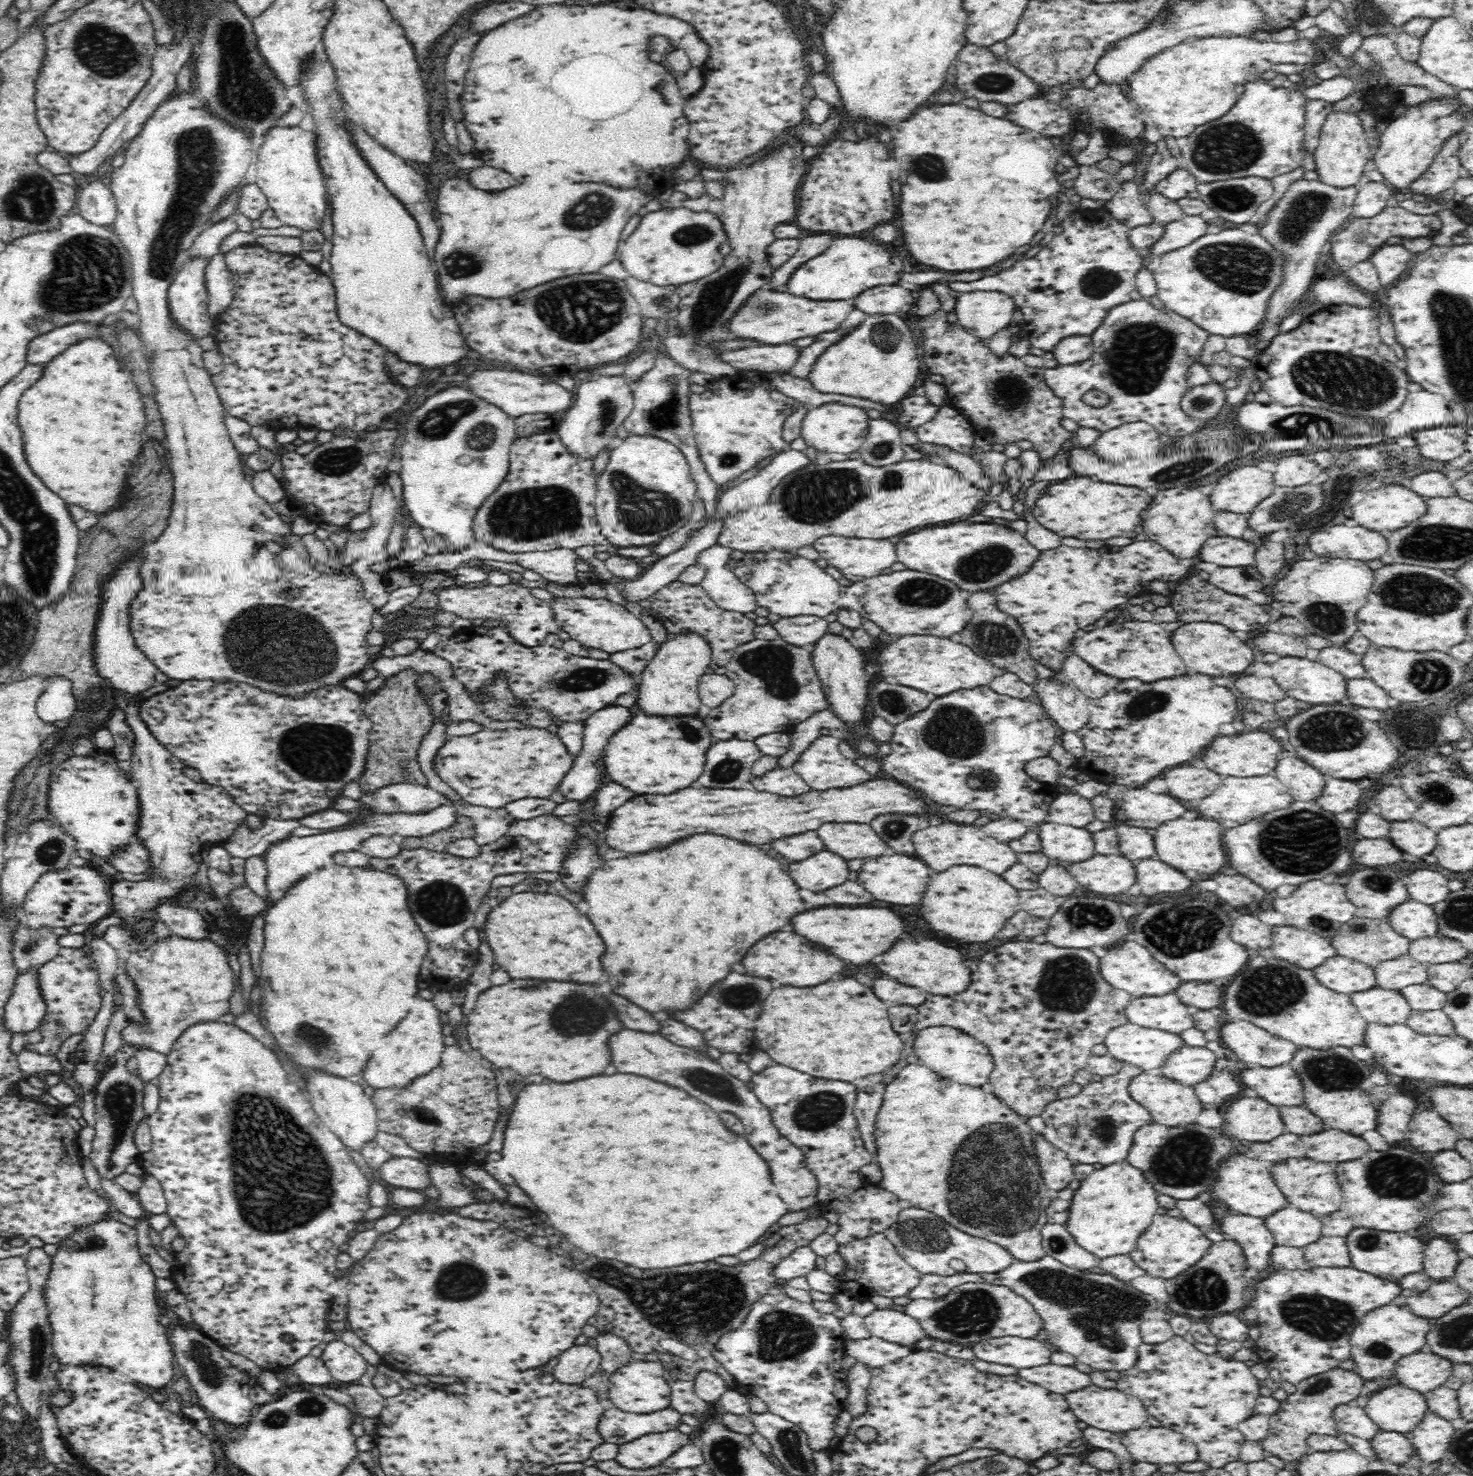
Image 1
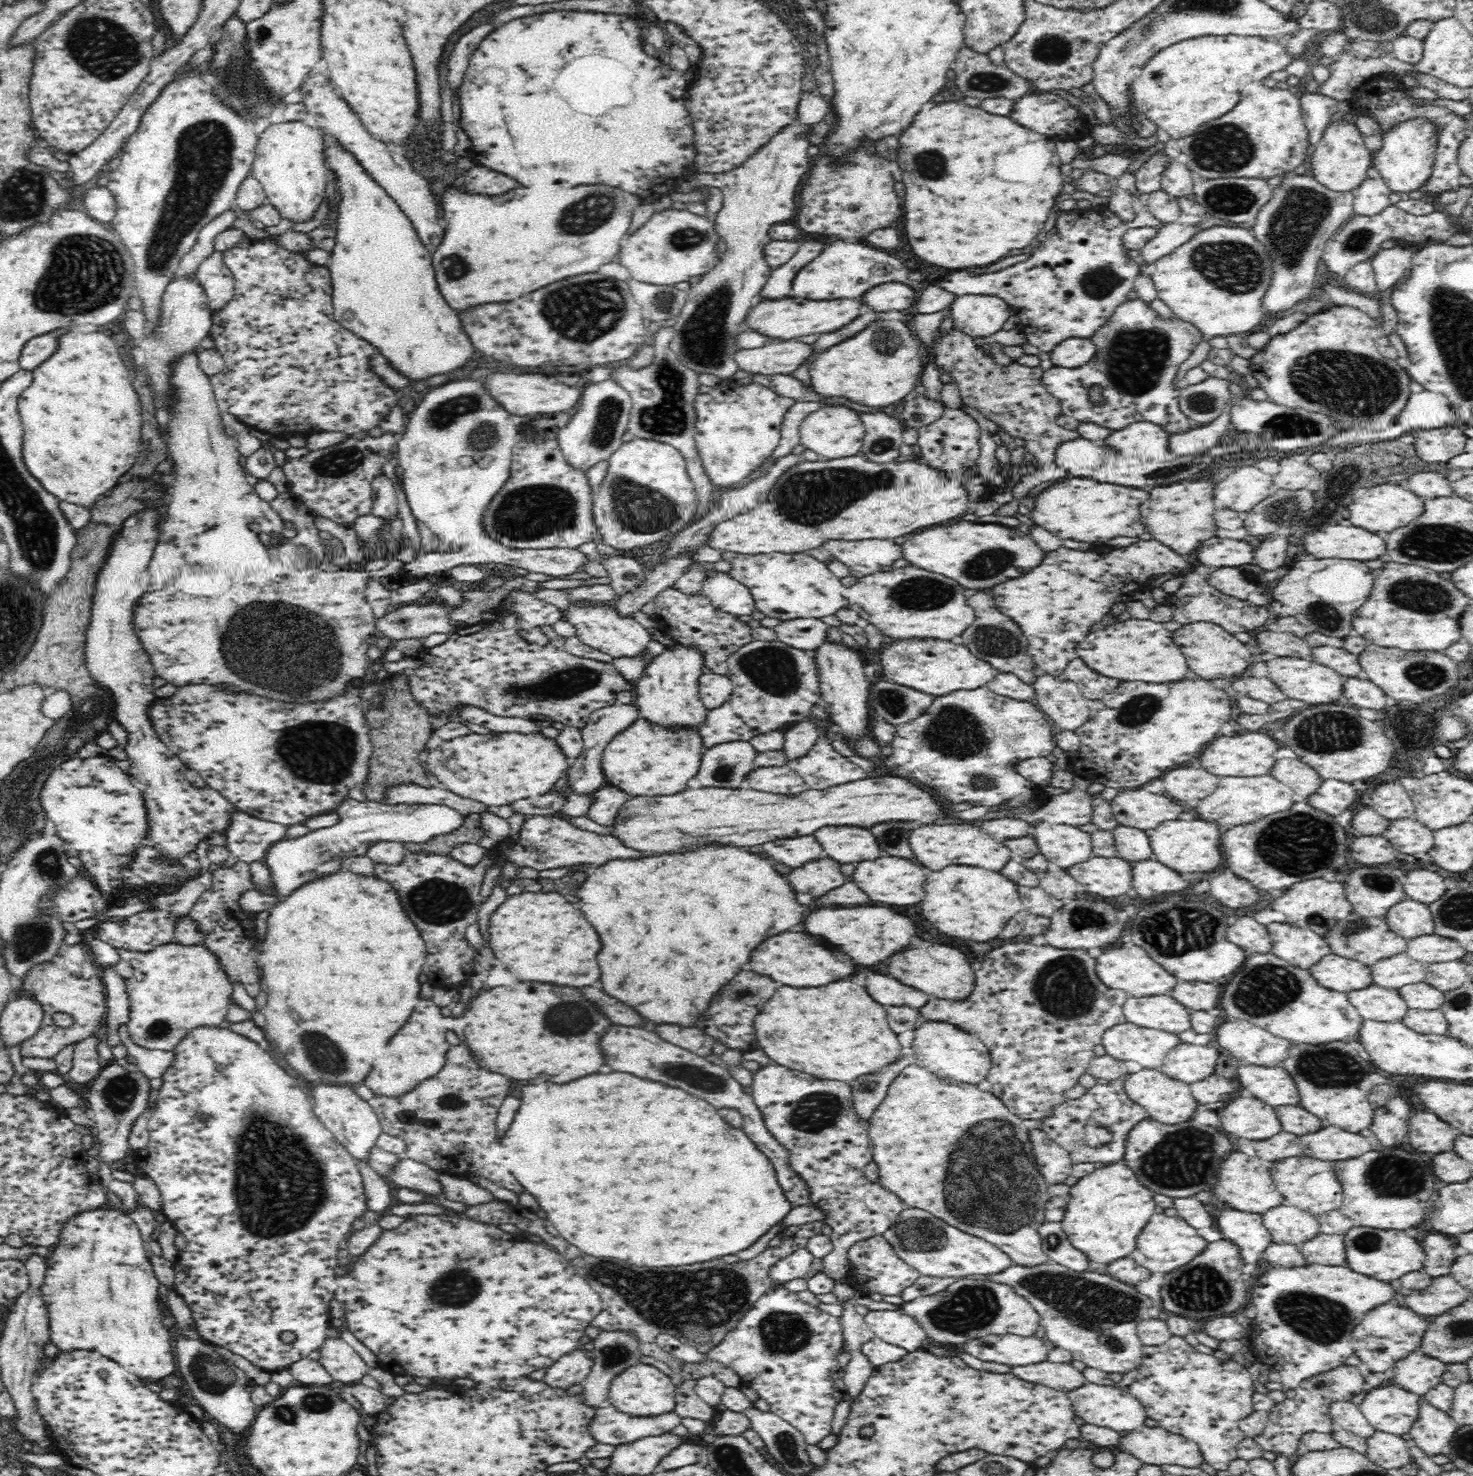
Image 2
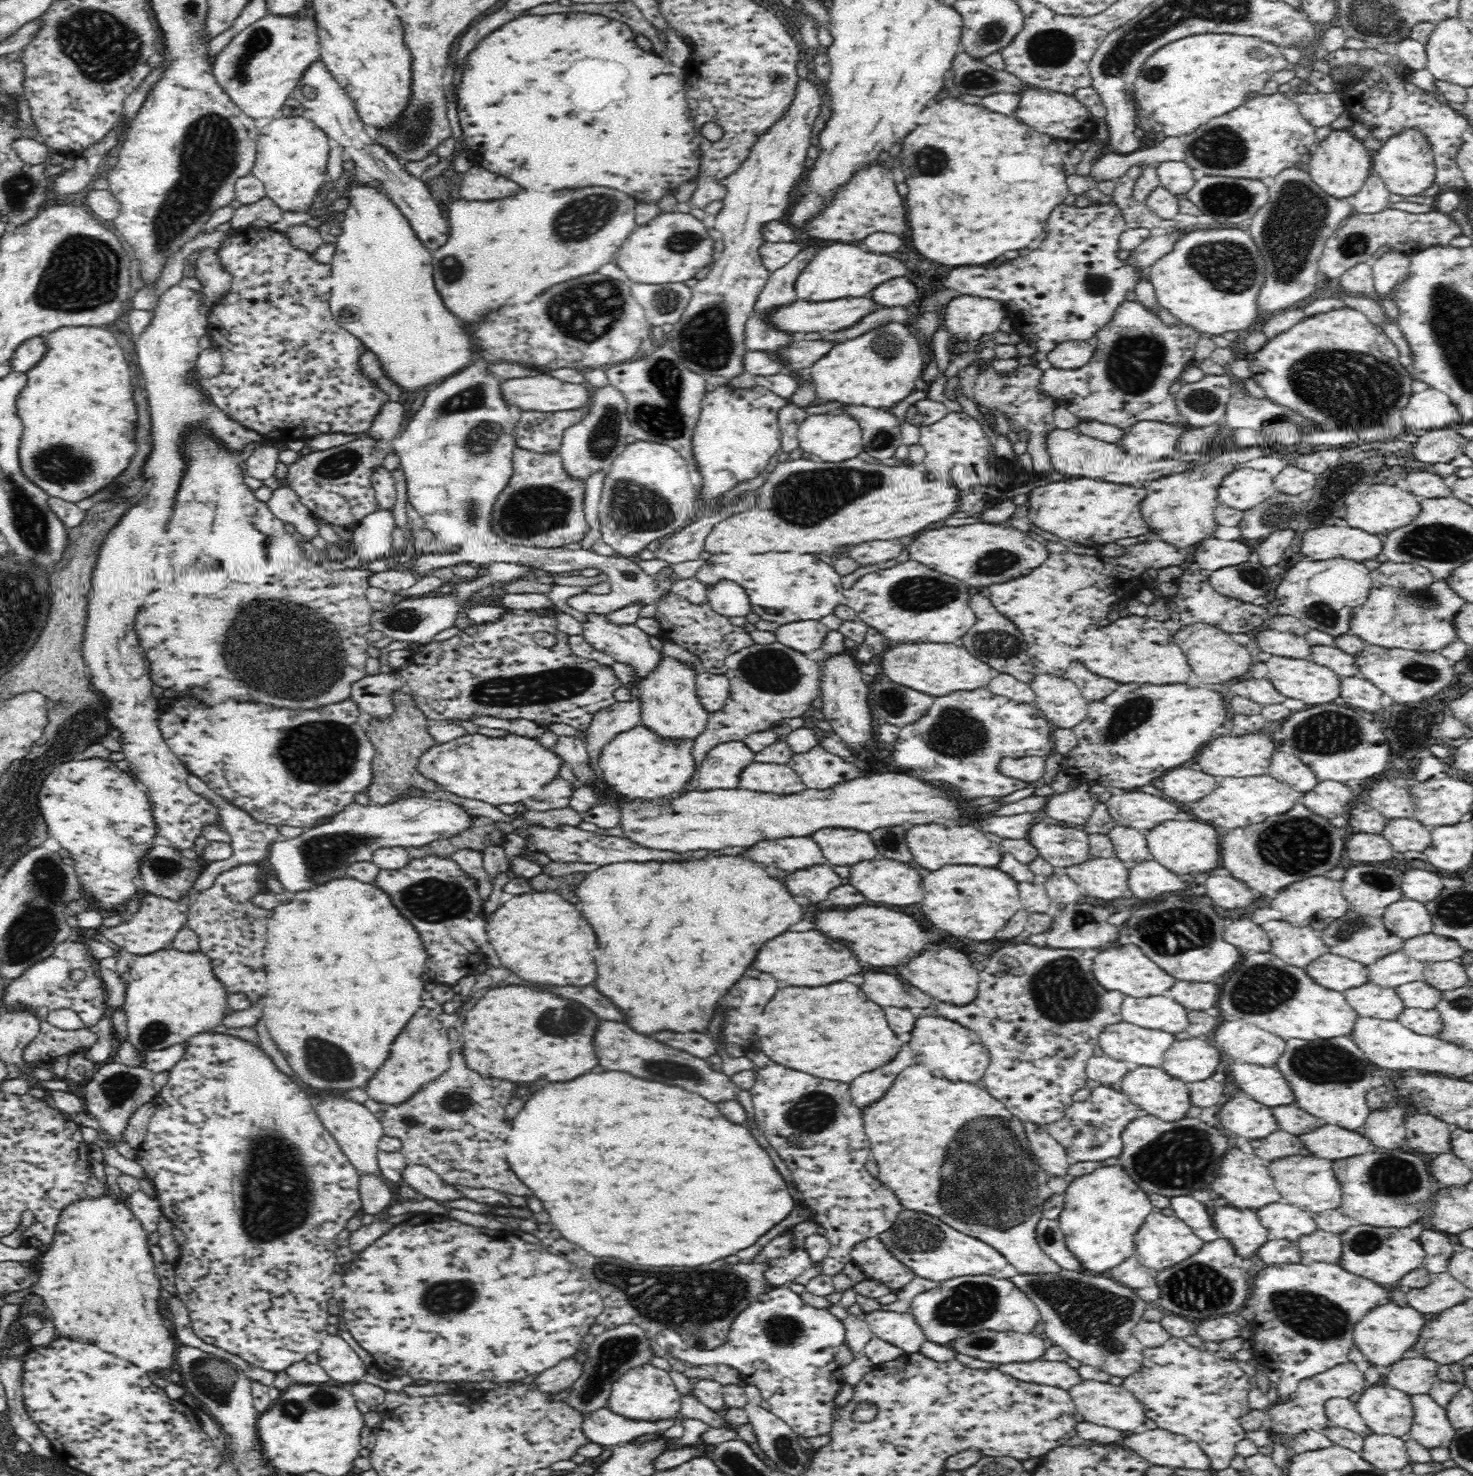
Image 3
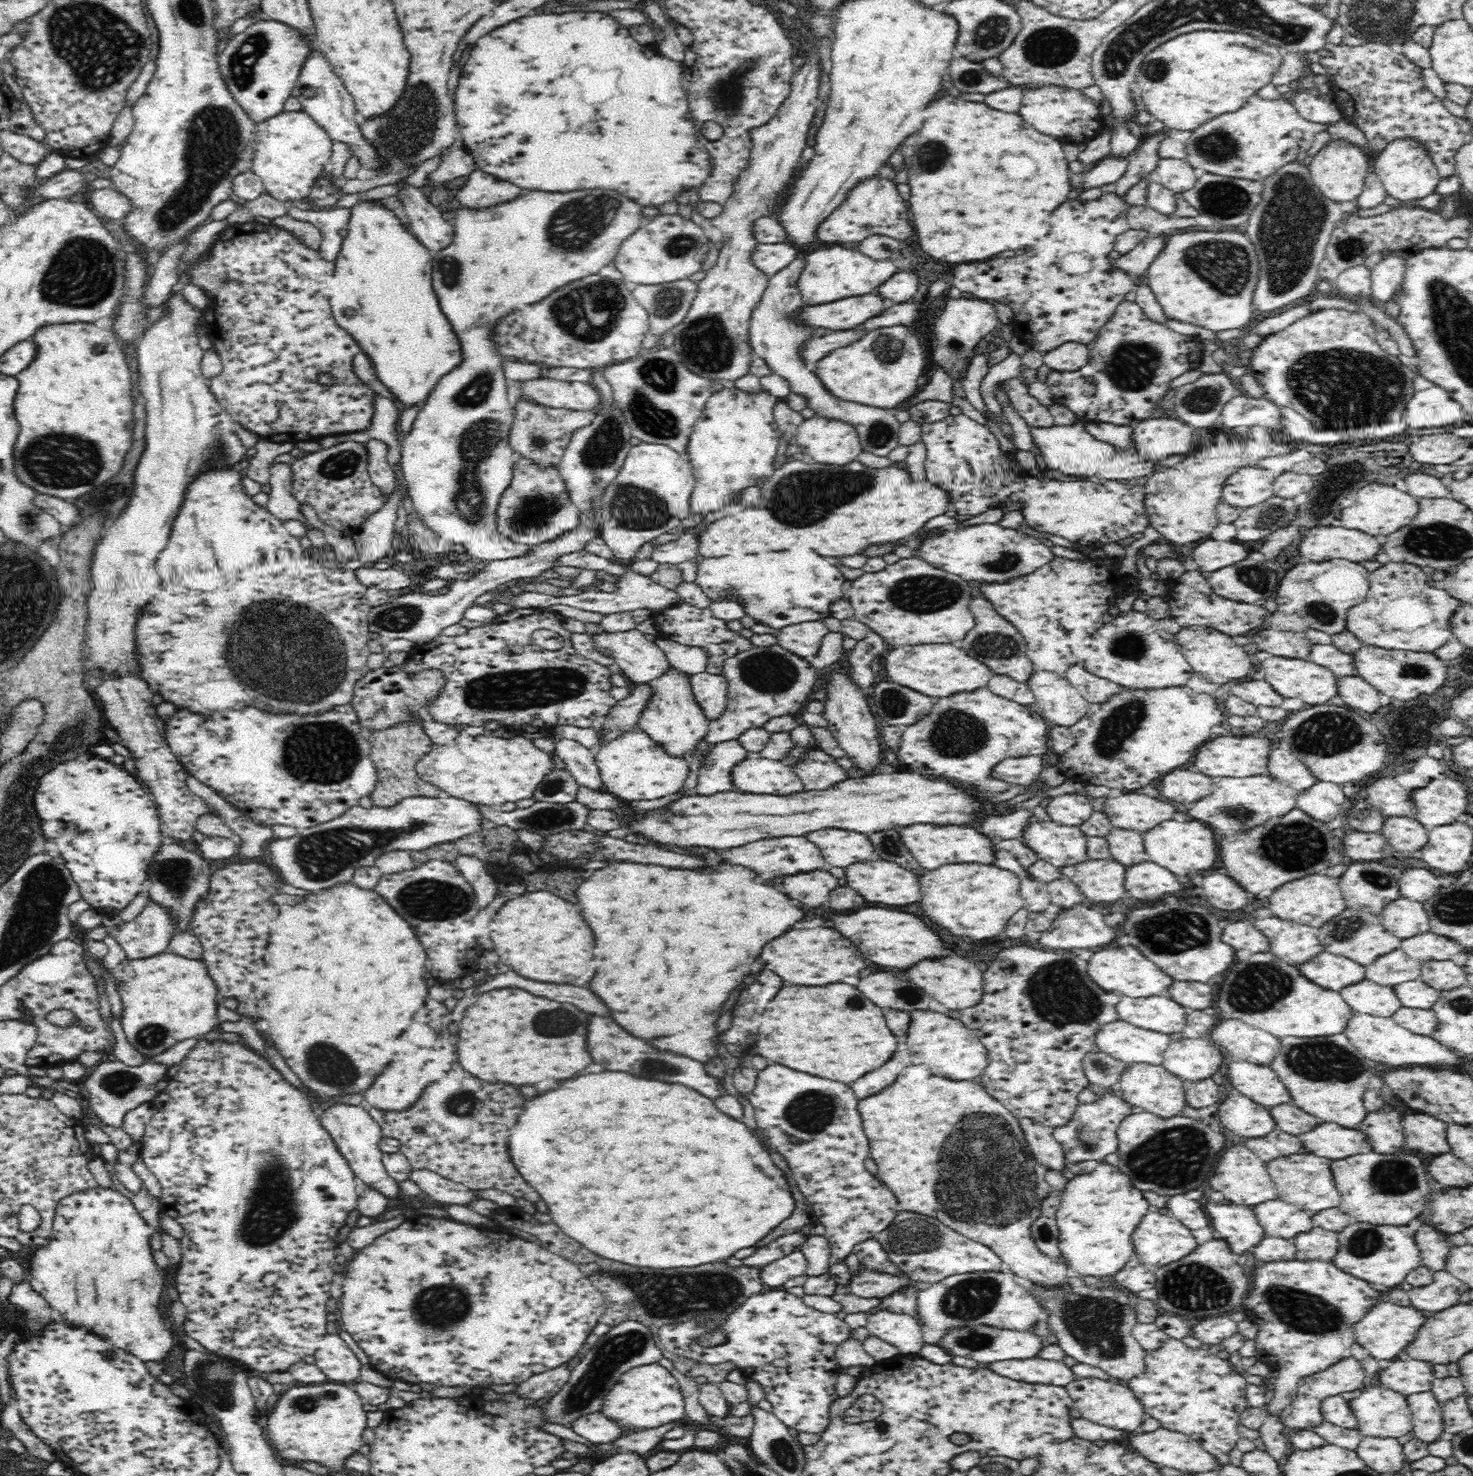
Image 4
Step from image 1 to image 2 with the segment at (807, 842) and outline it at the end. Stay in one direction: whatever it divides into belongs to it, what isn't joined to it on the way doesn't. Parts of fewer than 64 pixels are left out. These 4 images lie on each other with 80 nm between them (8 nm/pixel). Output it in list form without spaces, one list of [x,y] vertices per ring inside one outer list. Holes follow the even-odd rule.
[[[814,835],[788,837],[764,844],[764,850],[778,862],[784,862],[792,868],[802,866],[808,860],[824,858],[826,852]]]

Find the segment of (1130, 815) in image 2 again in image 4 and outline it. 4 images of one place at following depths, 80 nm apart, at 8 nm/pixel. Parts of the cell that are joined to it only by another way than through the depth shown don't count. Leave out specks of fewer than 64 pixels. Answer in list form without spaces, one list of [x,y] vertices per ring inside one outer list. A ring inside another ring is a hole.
[[[1133,791],[1122,792],[1115,798],[1106,798],[1104,812],[1112,821],[1112,826],[1145,833],[1164,820],[1172,820],[1178,808],[1164,798],[1152,798],[1148,794]]]

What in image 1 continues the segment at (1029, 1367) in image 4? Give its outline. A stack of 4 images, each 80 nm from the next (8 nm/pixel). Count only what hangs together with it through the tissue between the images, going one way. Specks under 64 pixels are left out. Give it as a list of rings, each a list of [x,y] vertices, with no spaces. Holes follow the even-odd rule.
[[[1054,1364],[1020,1369],[1018,1376],[1037,1384],[1050,1392],[1067,1395],[1070,1392],[1082,1390],[1092,1385],[1092,1379],[1088,1373],[1080,1372],[1075,1367],[1058,1367]]]

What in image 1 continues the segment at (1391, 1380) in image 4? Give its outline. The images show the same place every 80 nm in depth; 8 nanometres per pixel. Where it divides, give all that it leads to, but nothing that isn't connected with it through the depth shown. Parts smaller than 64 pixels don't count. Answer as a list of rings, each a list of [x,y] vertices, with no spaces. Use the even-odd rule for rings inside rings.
[[[1427,1349],[1405,1356],[1396,1364],[1395,1377],[1399,1384],[1425,1393],[1442,1386],[1454,1372],[1454,1364],[1447,1358]]]

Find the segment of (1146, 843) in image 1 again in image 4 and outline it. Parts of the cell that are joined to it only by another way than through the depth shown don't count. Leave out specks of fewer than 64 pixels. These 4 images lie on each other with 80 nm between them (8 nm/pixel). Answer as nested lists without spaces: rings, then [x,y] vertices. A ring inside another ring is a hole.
[[[1112,827],[1106,840],[1110,845],[1112,858],[1123,865],[1130,866],[1148,860],[1148,851],[1144,848],[1143,833]]]

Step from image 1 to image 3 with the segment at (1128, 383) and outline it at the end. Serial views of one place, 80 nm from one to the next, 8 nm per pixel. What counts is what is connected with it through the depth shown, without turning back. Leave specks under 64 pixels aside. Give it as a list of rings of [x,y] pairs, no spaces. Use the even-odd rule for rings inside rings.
[[[1125,301],[1120,304],[1109,321],[1106,326],[1096,332],[1092,341],[1095,350],[1088,364],[1077,369],[1051,367],[1045,370],[1041,378],[1041,388],[1053,396],[1060,406],[1066,407],[1066,410],[1078,416],[1082,422],[1098,421],[1120,429],[1127,429],[1135,422],[1152,420],[1178,428],[1180,426],[1189,428],[1188,419],[1180,414],[1176,396],[1170,392],[1170,386],[1173,381],[1180,378],[1184,366],[1192,360],[1201,333],[1188,324],[1166,326],[1156,312],[1138,301]]]

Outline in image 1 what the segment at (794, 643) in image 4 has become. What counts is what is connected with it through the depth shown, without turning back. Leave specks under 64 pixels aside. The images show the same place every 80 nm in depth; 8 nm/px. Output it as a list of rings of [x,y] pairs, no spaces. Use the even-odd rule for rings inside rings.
[[[796,615],[782,617],[773,627],[780,638],[796,646],[811,647],[828,630],[828,621],[820,616]]]

